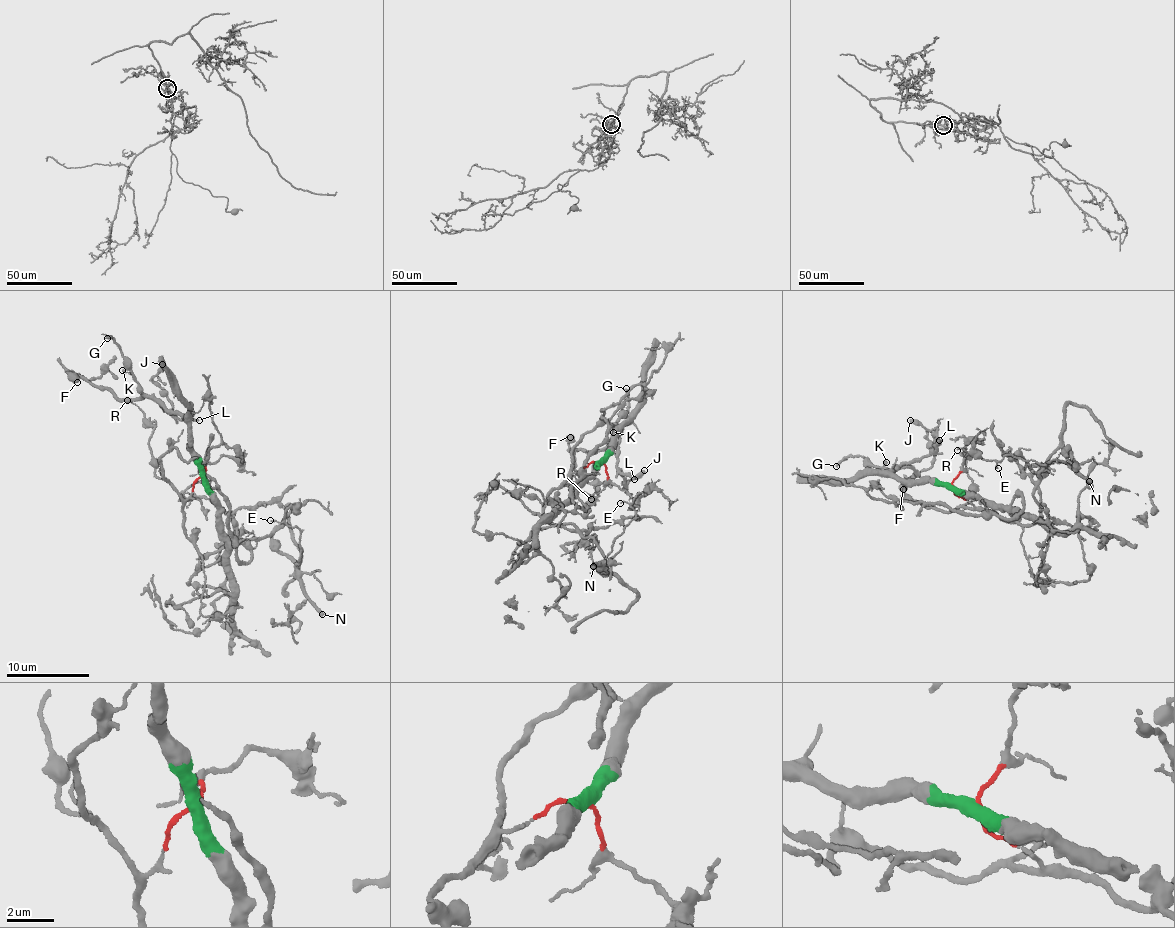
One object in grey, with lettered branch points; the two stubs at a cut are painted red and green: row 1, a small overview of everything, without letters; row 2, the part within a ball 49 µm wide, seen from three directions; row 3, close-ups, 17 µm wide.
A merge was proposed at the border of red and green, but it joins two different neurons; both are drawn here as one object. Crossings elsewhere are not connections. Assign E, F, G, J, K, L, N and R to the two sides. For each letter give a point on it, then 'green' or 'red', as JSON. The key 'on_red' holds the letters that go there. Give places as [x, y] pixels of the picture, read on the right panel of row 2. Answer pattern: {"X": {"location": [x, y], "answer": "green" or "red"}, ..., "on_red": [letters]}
{"E": {"location": [998, 468], "answer": "red"}, "F": {"location": [903, 489], "answer": "green"}, "G": {"location": [836, 466], "answer": "green"}, "J": {"location": [910, 420], "answer": "green"}, "K": {"location": [886, 462], "answer": "green"}, "L": {"location": [939, 440], "answer": "green"}, "N": {"location": [1089, 481], "answer": "red"}, "R": {"location": [957, 450], "answer": "red"}, "on_red": ["E", "N", "R"]}

